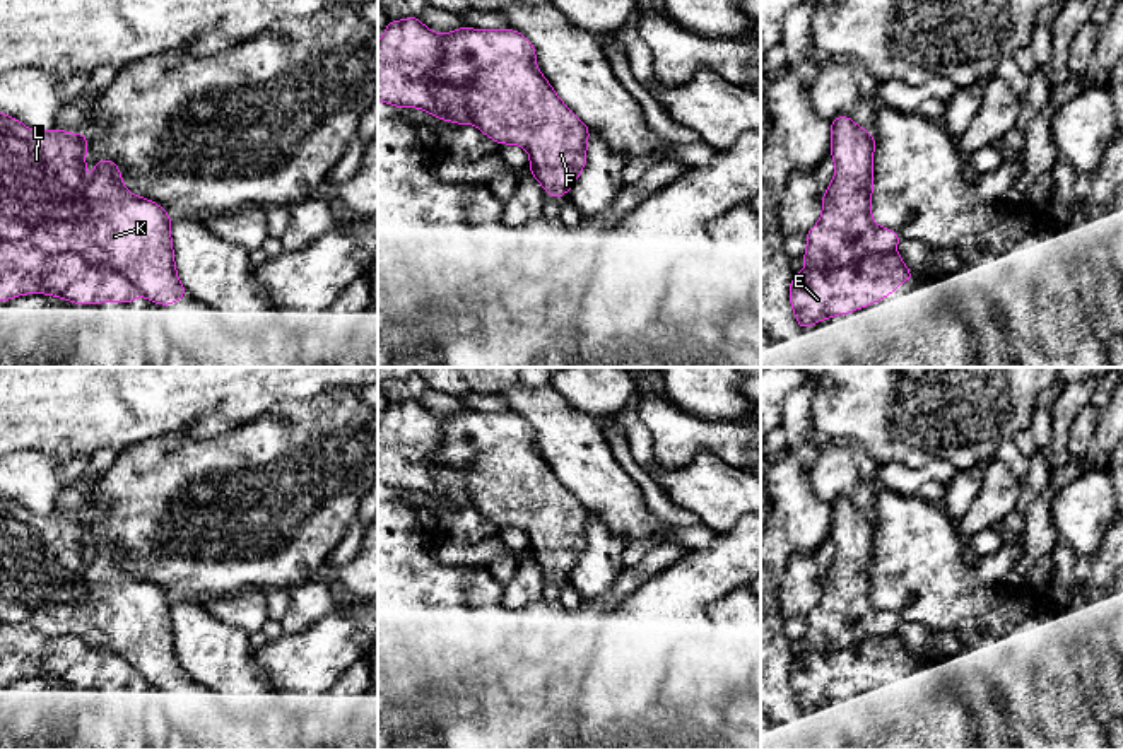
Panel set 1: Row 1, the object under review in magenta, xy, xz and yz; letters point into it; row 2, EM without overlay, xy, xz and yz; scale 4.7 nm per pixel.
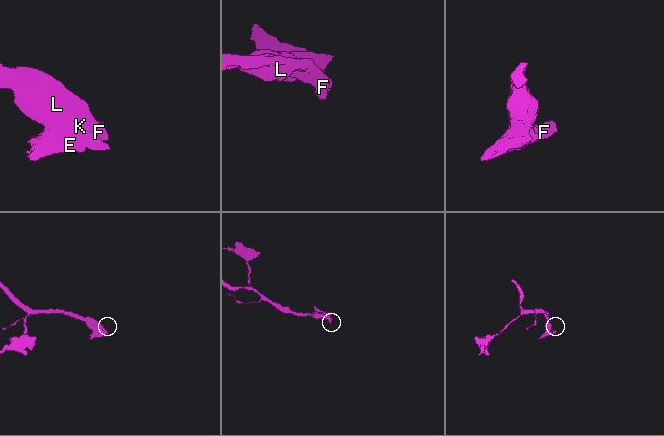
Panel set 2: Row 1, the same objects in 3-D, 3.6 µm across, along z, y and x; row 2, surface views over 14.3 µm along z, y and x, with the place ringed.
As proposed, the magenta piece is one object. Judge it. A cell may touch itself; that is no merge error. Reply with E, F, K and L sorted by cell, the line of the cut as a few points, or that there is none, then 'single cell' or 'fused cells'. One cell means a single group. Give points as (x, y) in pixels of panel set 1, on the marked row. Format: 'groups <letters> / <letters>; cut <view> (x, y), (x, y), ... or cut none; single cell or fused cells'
groups E / F K L; cut xy (0, 238), (47, 253), (76, 253), (122, 274), (141, 292); fused cells

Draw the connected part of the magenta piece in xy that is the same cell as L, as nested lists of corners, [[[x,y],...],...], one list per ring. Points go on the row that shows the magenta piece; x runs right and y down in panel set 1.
[[[0,113],[0,239],[26,241],[46,255],[77,255],[123,275],[156,304],[178,302],[186,289],[176,273],[171,217],[130,193],[111,161],[96,159],[96,173],[87,178],[85,150],[85,133],[34,132]]]

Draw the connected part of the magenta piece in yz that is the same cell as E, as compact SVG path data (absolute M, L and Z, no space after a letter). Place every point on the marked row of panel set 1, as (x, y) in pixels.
M894 251L829 272L817 272L807 265L793 275L788 296L798 326L808 328L836 314L867 308L911 278L913 273Z

